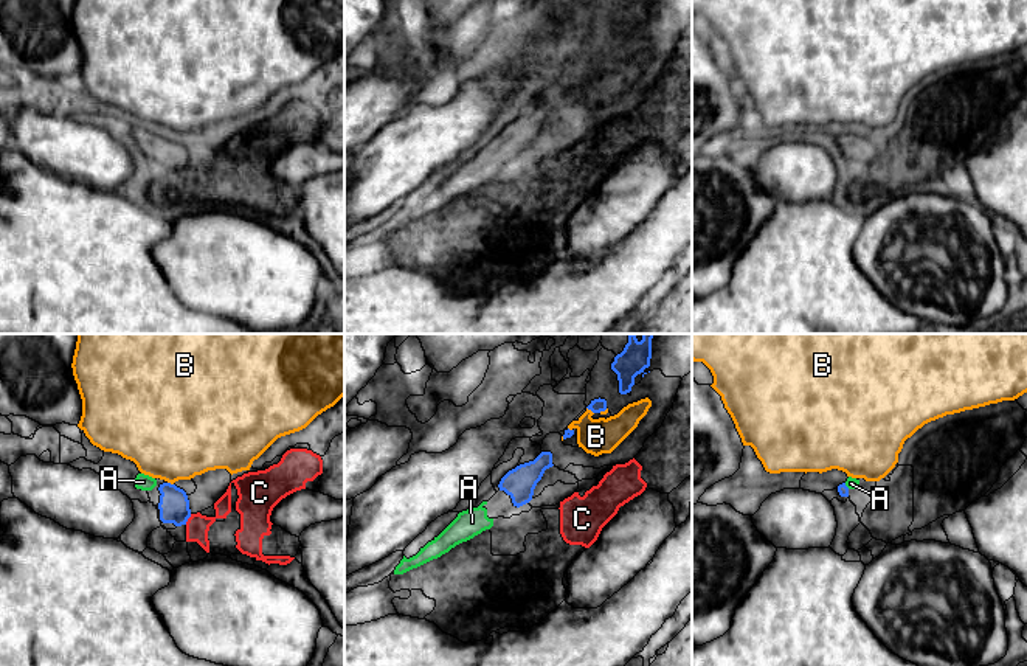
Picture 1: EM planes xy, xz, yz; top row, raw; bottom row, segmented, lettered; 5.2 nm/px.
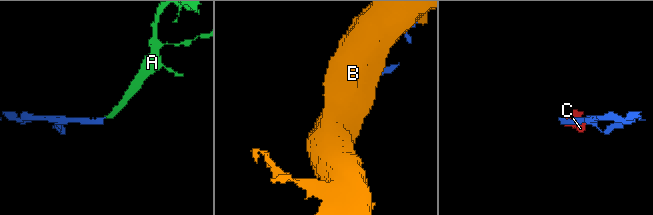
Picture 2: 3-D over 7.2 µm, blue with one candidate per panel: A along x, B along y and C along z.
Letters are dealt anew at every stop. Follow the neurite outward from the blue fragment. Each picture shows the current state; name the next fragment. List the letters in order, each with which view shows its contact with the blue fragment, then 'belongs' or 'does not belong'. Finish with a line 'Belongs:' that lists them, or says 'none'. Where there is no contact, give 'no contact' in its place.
A: contact in yz; belongs
B: contact in xz; does not belong
C: contact in xy; does not belong
Belongs: A

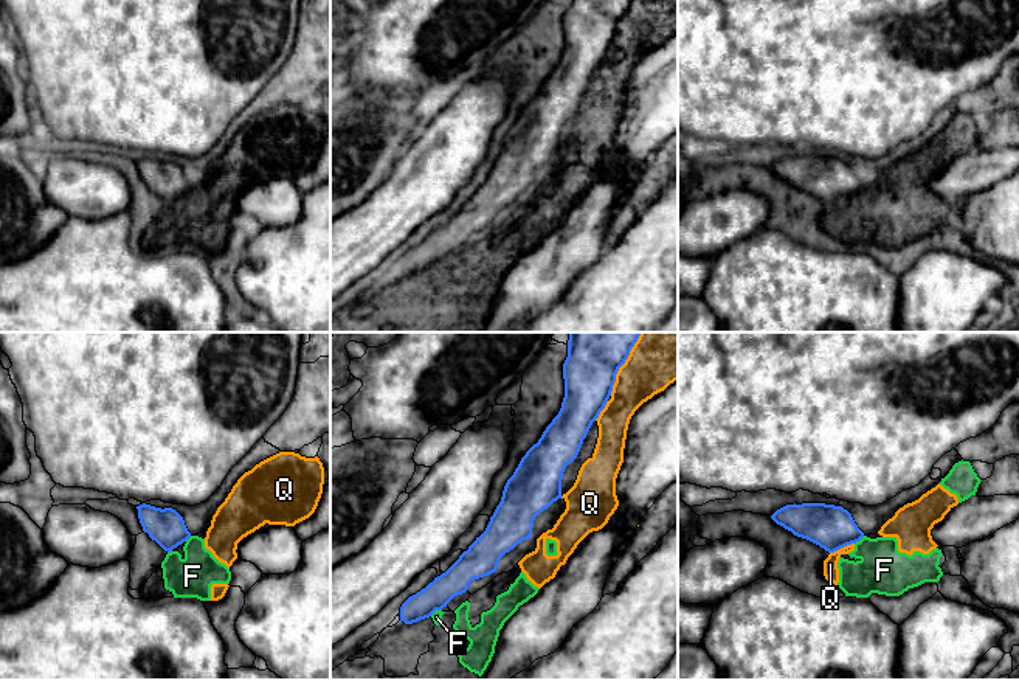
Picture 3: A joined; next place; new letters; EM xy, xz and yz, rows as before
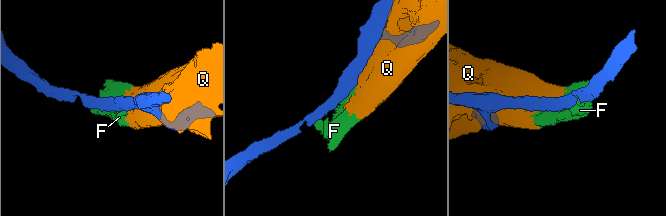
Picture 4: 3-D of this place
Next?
F: contact in yz; does not belong
Q: contact in xz; does not belong
Belongs: none

